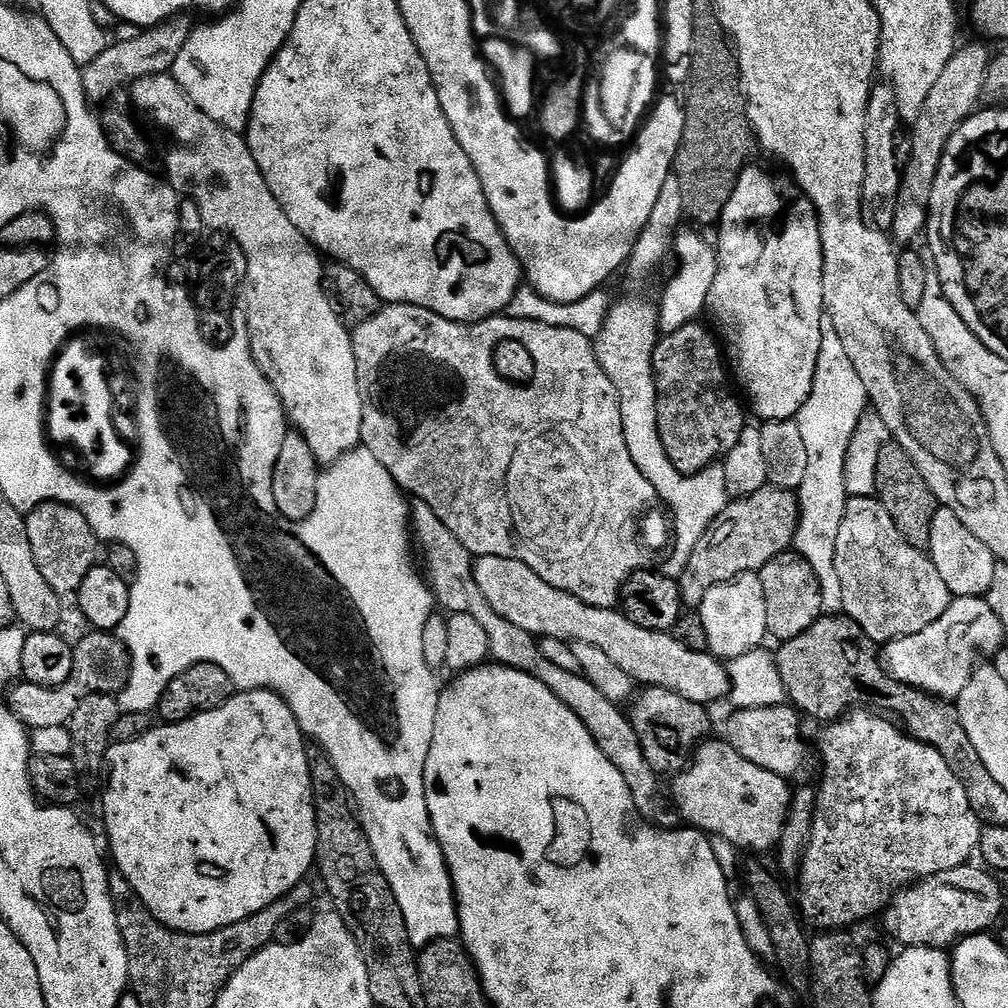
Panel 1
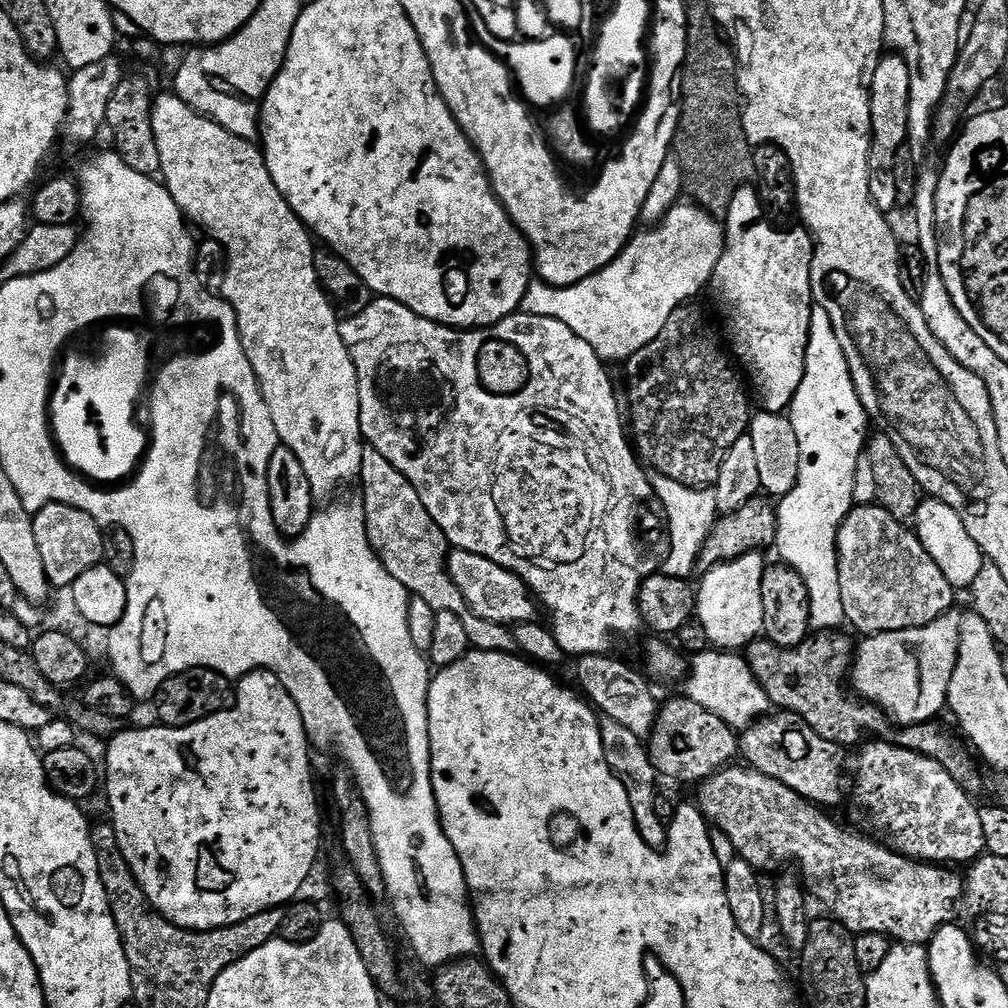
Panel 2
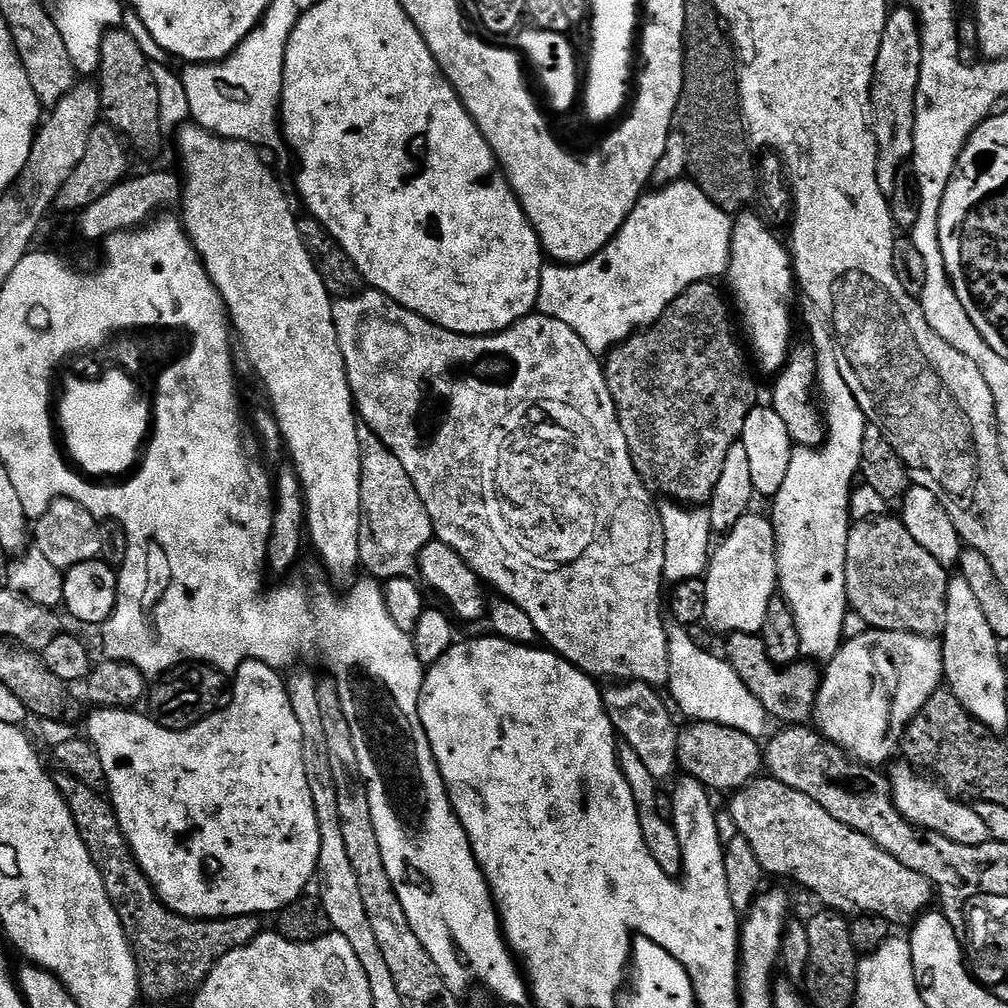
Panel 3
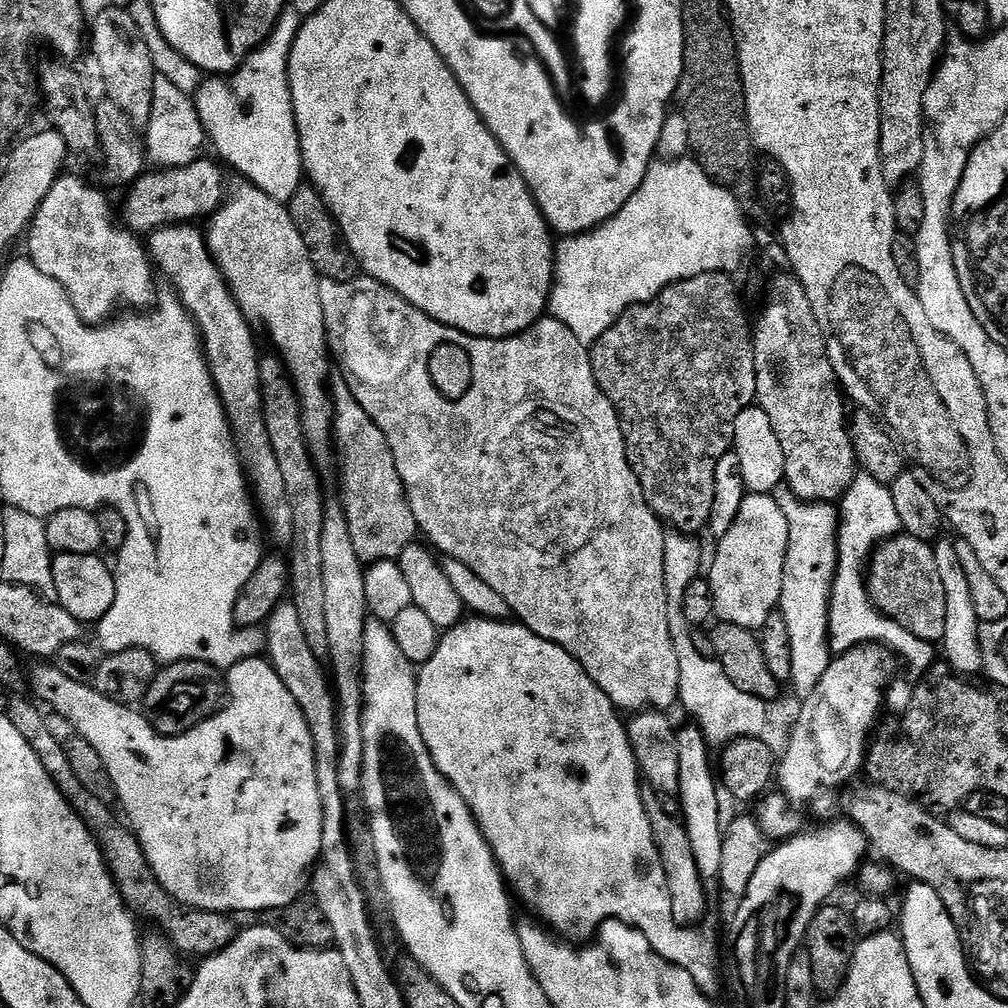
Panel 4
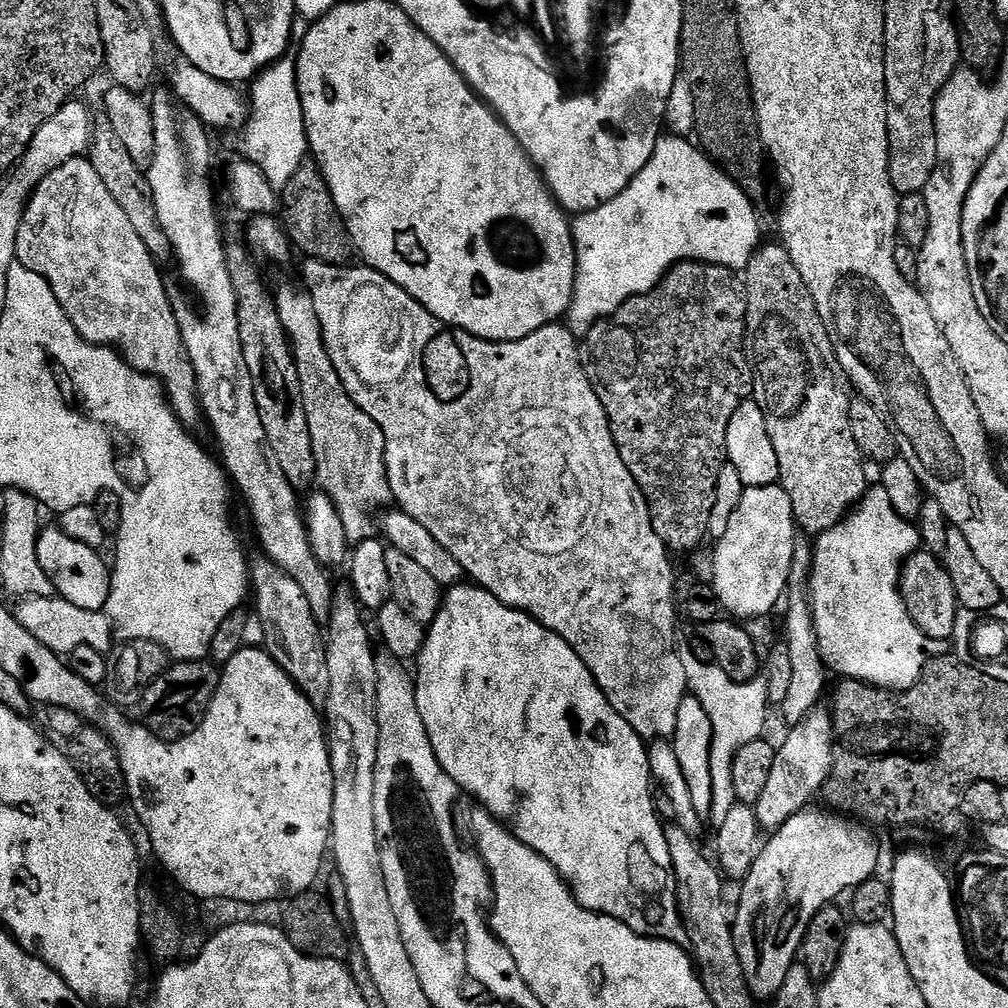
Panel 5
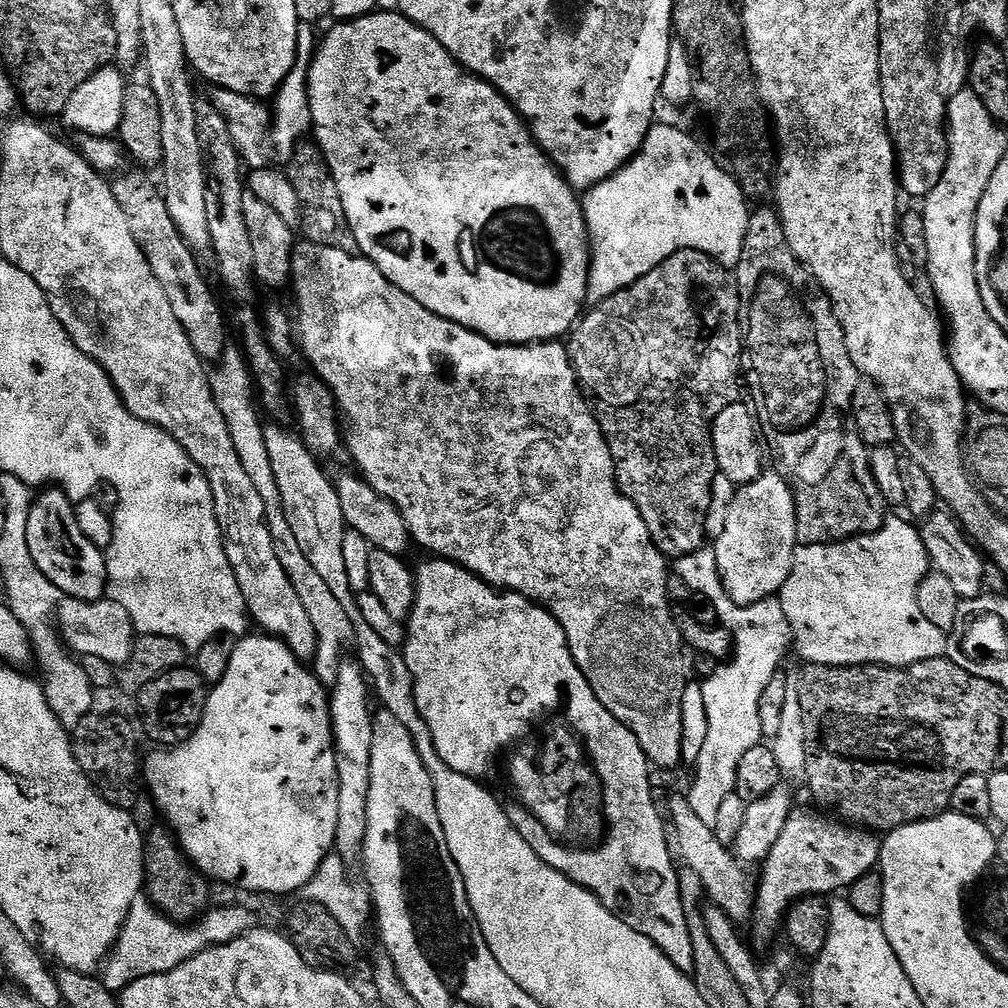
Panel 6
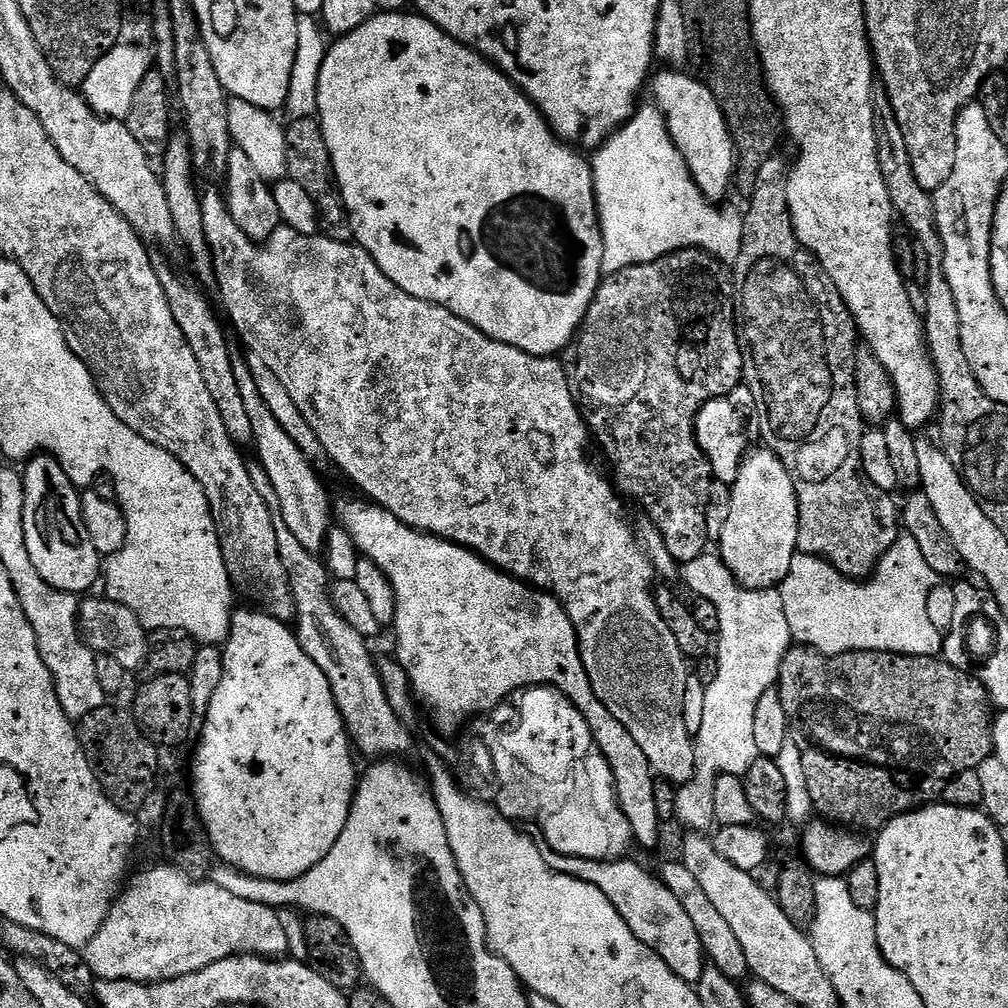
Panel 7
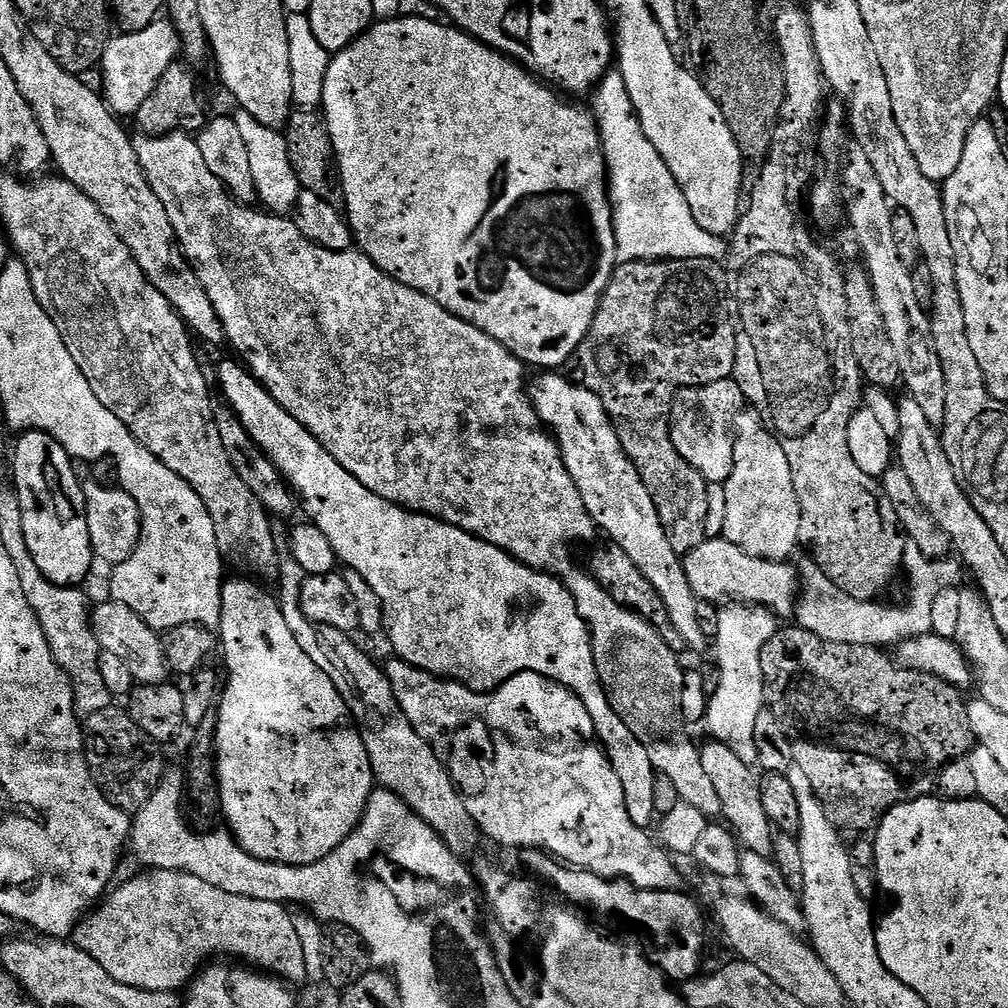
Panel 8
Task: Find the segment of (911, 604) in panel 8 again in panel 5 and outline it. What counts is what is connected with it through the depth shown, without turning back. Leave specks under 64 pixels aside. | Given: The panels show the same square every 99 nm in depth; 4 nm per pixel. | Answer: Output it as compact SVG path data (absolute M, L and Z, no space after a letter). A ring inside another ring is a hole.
M882 486L869 487L860 499L860 503L845 516L842 522L838 522L838 526L819 533L815 537L812 549L812 575L808 577L808 595L812 602L812 618L814 634L818 638L818 650L820 657L824 659L825 669L829 673L837 672L837 677L846 680L860 680L874 688L887 688L889 692L905 692L920 681L924 668L934 657L949 655L950 648L945 641L930 638L926 634L922 634L922 630L918 630L918 626L914 622L914 618L910 618L904 599L900 594L900 569L914 553L921 551L921 548L919 527L913 521L902 518L902 514L898 514L898 510L894 510L894 505L890 502L890 498Z

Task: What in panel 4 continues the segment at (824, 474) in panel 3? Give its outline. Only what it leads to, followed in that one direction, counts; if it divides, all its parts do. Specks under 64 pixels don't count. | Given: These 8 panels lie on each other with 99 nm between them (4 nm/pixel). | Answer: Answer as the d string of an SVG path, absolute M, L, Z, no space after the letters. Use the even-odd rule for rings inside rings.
M787 490L781 491L778 499L788 527L786 566L782 574L782 594L778 611L782 614L786 622L786 631L790 634L790 687L797 692L797 697L803 698L814 694L814 686L822 682L822 674L826 674L830 662L834 659L832 647L828 644L828 615L832 583L836 577L836 535L840 529L840 513L835 503L809 504L806 500L796 499L796 495Z

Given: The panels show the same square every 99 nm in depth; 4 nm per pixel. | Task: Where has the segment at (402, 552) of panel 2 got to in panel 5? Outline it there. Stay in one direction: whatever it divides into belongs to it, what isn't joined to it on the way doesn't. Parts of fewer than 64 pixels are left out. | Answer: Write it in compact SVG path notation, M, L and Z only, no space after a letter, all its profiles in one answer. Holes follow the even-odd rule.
M303 287L275 289L278 318L288 331L292 353L296 355L298 383L302 386L302 402L306 405L306 422L310 422L310 443L314 445L316 482L319 491L325 492L346 526L349 545L377 539L378 514L393 503L388 471L384 461L386 438L366 414L350 398L342 378L324 345L324 331L318 322L312 296Z

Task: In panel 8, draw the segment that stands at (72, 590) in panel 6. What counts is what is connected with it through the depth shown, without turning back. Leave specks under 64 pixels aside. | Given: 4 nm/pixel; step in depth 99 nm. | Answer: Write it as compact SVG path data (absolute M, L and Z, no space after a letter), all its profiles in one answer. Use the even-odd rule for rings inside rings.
M25 432L18 440L10 452L10 480L18 494L18 502L22 502L22 530L26 530L30 558L34 558L38 570L42 570L50 582L63 588L83 585L83 580L92 572L94 557L90 546L90 526L86 526L84 484L76 477L77 465L66 449L46 432Z

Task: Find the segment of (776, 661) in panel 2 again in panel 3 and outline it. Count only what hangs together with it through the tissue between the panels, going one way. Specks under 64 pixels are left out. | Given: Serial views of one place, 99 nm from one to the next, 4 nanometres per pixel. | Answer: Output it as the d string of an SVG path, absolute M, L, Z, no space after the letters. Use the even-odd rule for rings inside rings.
M734 632L727 637L724 644L723 659L742 678L746 690L762 702L769 717L773 721L781 720L779 723L784 726L804 726L813 719L816 707L816 695L820 689L822 672L815 663L797 662L787 666L778 666L770 662L766 654L766 646L762 638L755 632Z

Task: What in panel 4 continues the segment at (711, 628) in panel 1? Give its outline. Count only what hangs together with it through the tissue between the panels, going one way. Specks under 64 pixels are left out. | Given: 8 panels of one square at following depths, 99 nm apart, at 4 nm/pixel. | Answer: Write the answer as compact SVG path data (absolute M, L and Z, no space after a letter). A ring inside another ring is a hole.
M745 495L742 510L738 510L738 518L734 518L734 526L719 537L716 557L712 560L712 576L710 583L714 590L715 619L725 624L742 626L759 630L770 618L772 612L780 606L782 594L782 574L786 566L786 550L788 549L788 527L786 516L782 514L782 506L775 495Z

